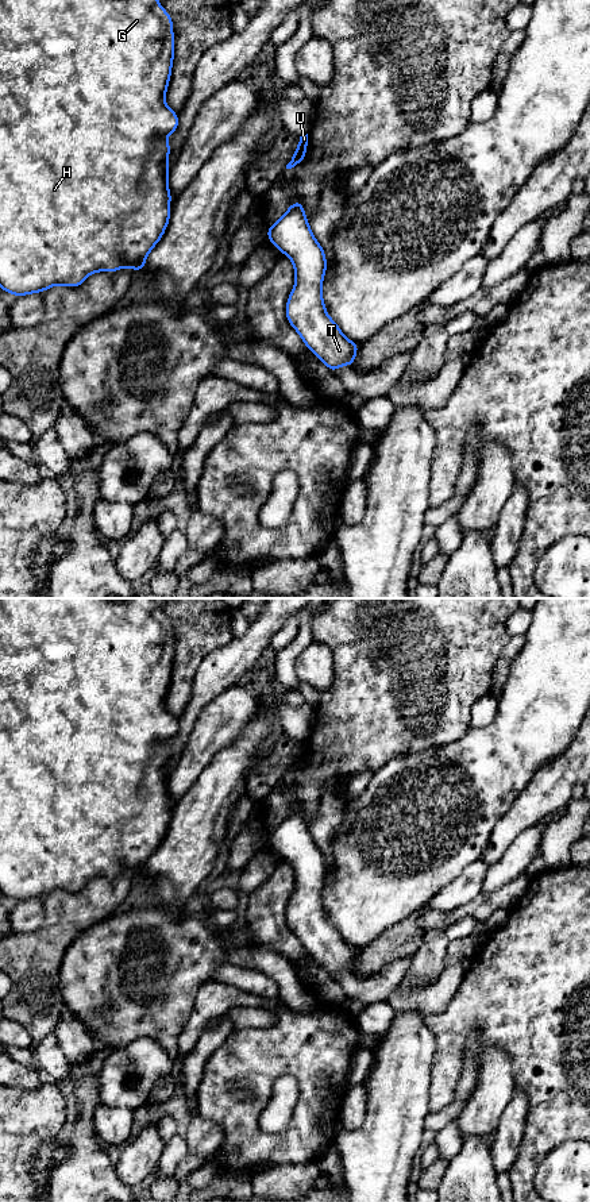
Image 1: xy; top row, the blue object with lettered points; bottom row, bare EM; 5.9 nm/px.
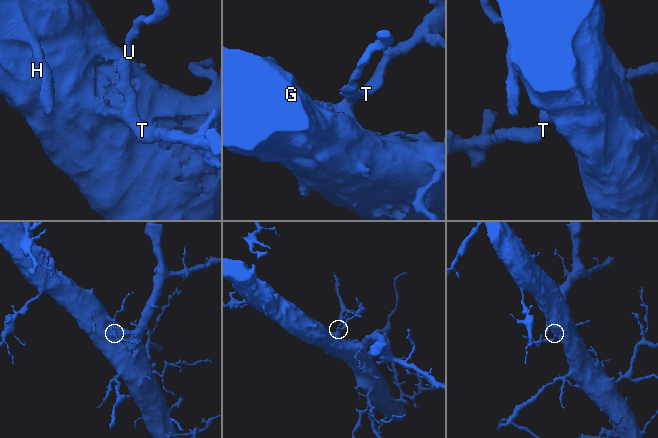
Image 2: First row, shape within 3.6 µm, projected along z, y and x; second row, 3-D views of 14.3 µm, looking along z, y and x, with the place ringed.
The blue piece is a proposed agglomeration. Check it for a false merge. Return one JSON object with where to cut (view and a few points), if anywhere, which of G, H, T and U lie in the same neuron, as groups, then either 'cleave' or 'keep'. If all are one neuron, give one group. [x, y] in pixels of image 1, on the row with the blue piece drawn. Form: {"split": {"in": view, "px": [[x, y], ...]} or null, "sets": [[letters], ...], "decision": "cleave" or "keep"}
{"split": null, "sets": [["G", "H", "T", "U"]], "decision": "keep"}

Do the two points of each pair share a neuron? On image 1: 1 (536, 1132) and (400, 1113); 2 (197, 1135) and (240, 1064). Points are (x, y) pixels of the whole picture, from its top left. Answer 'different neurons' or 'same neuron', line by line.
1: different neurons
2: different neurons

